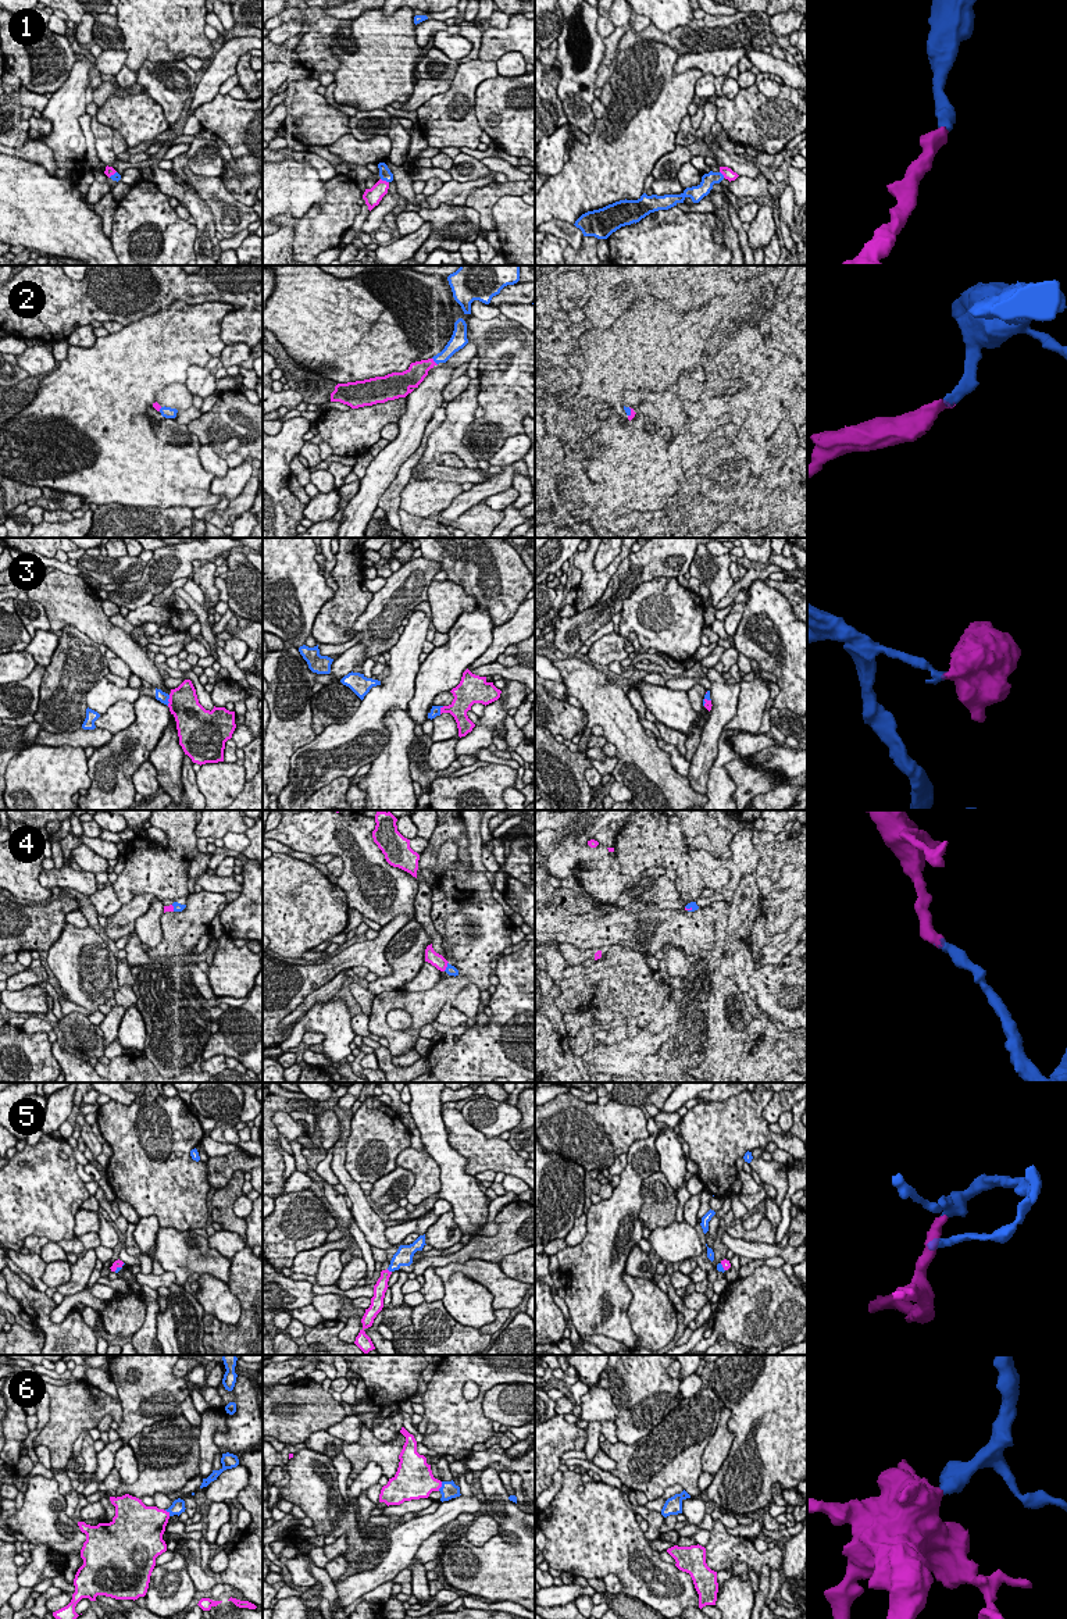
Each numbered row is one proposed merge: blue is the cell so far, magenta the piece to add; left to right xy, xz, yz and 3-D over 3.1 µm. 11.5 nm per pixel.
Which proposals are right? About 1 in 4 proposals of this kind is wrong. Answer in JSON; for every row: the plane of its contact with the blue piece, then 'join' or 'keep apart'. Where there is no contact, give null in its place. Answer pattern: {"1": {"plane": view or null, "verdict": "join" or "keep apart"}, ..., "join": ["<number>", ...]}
{"1": {"plane": "xz", "verdict": "join"}, "2": {"plane": "xz", "verdict": "join"}, "3": {"plane": "xy", "verdict": "join"}, "4": {"plane": "yz", "verdict": "join"}, "5": {"plane": "xz", "verdict": "join"}, "6": {"plane": "xz", "verdict": "join"}, "join": ["1", "2", "3", "4", "5", "6"]}

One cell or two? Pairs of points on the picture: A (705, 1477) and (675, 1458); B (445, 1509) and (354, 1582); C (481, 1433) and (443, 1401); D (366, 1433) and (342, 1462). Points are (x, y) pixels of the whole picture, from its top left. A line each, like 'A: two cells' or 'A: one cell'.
A: two cells
B: one cell
C: one cell
D: two cells

